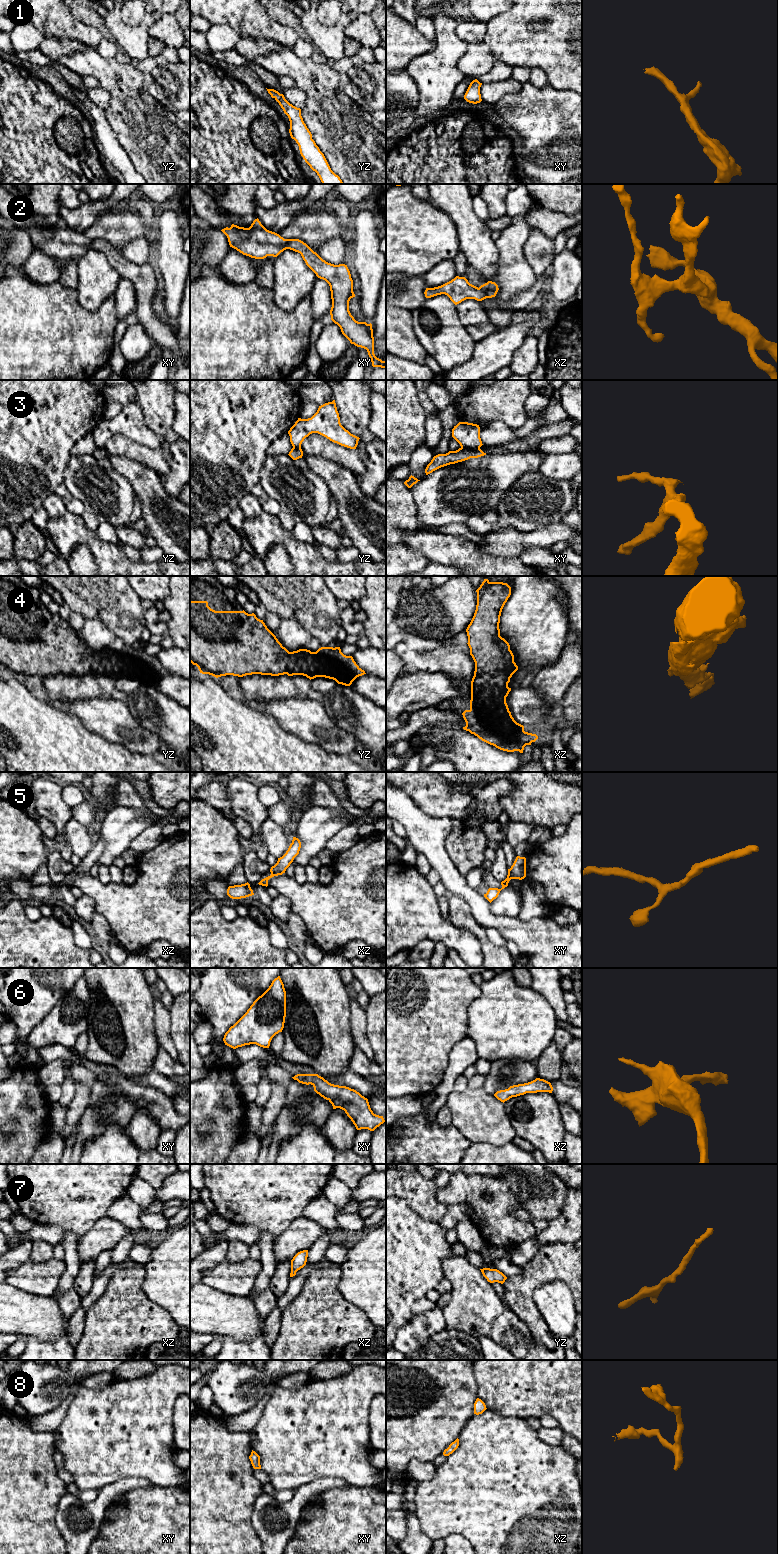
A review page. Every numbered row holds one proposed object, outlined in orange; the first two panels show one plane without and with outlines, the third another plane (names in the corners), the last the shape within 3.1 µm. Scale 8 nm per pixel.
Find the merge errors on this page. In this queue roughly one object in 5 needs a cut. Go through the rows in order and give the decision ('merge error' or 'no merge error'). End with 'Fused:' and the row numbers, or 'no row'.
1: no merge error
2: no merge error
3: merge error
4: no merge error
5: no merge error
6: no merge error
7: no merge error
8: no merge error
Fused: 3

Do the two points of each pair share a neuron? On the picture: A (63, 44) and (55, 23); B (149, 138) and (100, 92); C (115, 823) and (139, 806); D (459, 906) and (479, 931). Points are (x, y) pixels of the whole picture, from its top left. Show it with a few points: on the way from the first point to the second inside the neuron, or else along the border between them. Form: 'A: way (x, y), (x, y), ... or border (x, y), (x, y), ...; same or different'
A: border (45, 37), (71, 38), (84, 44); different
B: border (100, 85), (109, 95), (109, 104), (105, 109); different
C: border (113, 805), (132, 807), (140, 815), (156, 819); different
D: way (460, 912), (473, 925); same

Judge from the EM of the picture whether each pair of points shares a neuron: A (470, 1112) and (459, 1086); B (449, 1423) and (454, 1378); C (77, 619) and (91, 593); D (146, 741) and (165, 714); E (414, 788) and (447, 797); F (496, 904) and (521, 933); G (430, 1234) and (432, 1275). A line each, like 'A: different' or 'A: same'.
A: different
B: same
C: different
D: different
E: same
F: different
G: same

